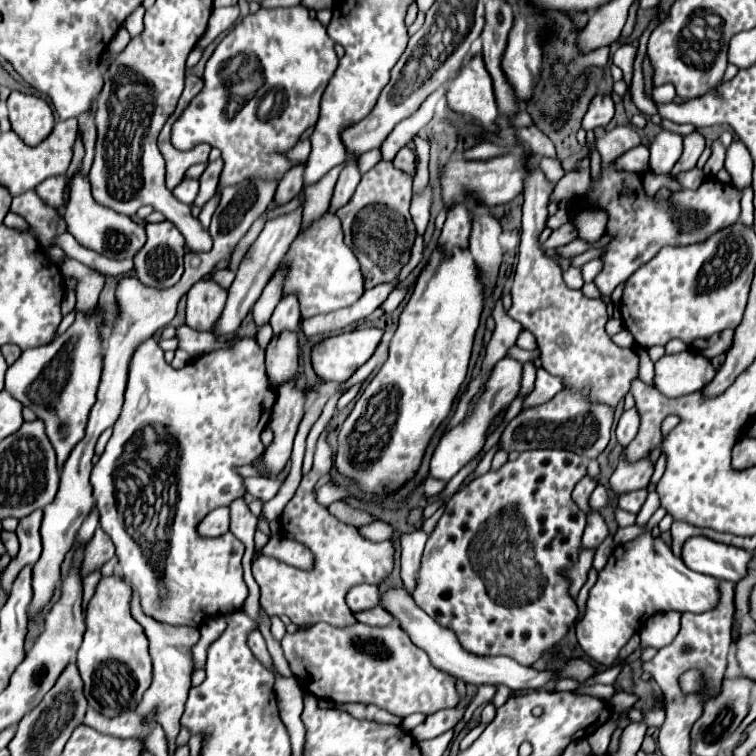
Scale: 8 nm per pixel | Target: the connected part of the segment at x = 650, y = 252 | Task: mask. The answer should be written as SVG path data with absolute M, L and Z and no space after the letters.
M618 126L611 131L607 131L603 127L596 128L597 151L601 156L601 180L593 180L593 188L589 194L579 198L573 206L572 210L596 209L607 210L609 214L609 224L607 224L607 234L613 234L615 240L607 246L607 254L603 256L603 270L601 274L595 278L597 288L601 290L603 296L611 296L611 292L625 282L625 278L629 278L639 266L647 264L663 246L687 246L693 242L703 242L705 238L709 238L709 234L721 226L729 226L739 218L739 190L733 184L723 184L717 178L707 178L699 190L683 190L683 192L673 192L671 200L655 204L653 198L645 196L643 190L643 182L639 174L633 172L617 172L611 164L624 154L627 150L637 146L637 132L635 128L629 126Z

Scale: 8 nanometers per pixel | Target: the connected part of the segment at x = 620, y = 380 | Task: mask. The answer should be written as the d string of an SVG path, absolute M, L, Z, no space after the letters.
M533 154L529 156L529 168L531 168L529 182L525 182L525 194L523 194L525 204L523 204L523 230L521 230L519 262L517 262L515 278L513 278L513 286L511 286L513 304L511 304L507 314L535 336L537 348L541 350L543 368L553 376L561 376L563 386L569 386L569 388L591 386L593 400L599 400L599 402L609 404L609 406L617 406L617 402L623 400L625 394L631 390L631 382L639 376L639 356L633 348L621 348L609 340L609 336L605 332L605 322L609 320L607 310L605 310L605 302L591 300L581 290L569 288L563 280L563 270L559 266L559 258L547 256L547 252L543 250L539 236L545 230L545 220L549 214L547 204L549 204L549 196L553 192L553 186L545 180Z

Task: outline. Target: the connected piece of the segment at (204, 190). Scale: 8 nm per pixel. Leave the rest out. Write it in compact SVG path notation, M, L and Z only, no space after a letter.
M217 160L217 162L209 162L209 166L205 168L205 172L201 174L199 182L201 182L201 188L199 188L199 196L195 198L193 206L203 208L213 196L215 196L215 190L217 190L217 182L219 182L219 174L221 174L221 166L223 162Z

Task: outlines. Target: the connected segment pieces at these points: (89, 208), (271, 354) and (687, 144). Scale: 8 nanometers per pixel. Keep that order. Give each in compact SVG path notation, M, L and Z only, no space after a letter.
M81 170L75 172L69 180L69 202L63 218L67 224L67 232L71 232L81 246L95 250L107 258L133 258L133 254L137 254L137 250L145 244L145 228L133 222L129 216L121 216L115 210L99 204L91 194L89 176Z
M283 330L279 336L273 336L273 340L267 346L267 374L273 378L273 384L279 386L279 382L293 378L299 372L297 366L297 354L299 354L299 338L297 332Z
M691 132L689 136L685 136L685 140L683 140L683 154L681 154L681 158L677 160L677 164L675 164L673 170L671 170L673 180L677 180L677 174L679 174L679 172L693 170L703 150L705 150L705 140L703 140L701 134Z

